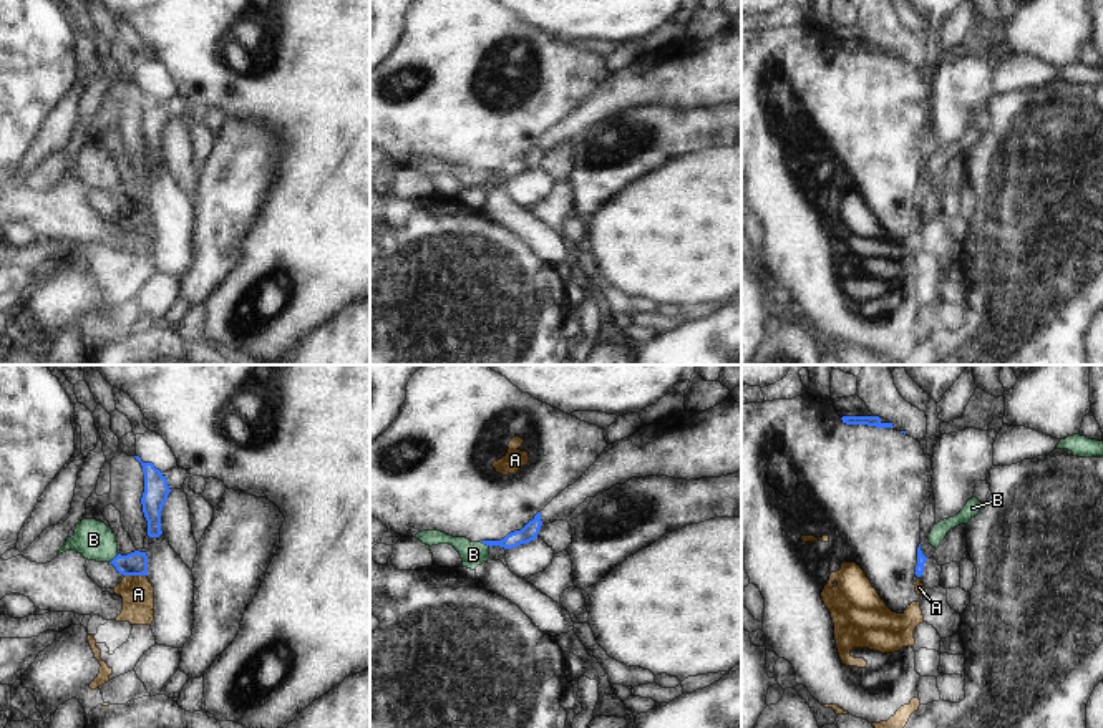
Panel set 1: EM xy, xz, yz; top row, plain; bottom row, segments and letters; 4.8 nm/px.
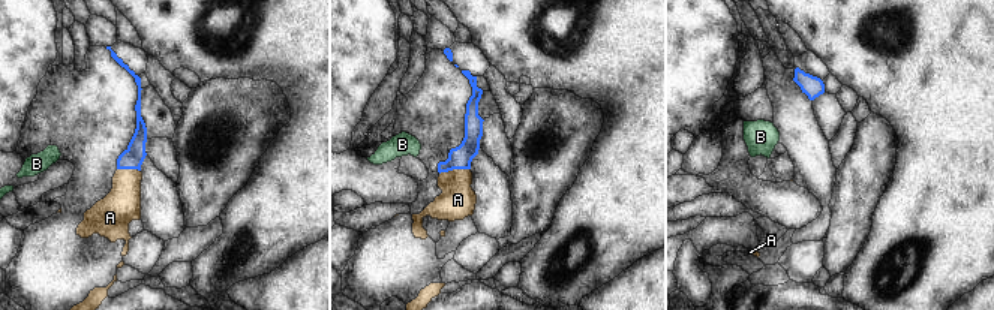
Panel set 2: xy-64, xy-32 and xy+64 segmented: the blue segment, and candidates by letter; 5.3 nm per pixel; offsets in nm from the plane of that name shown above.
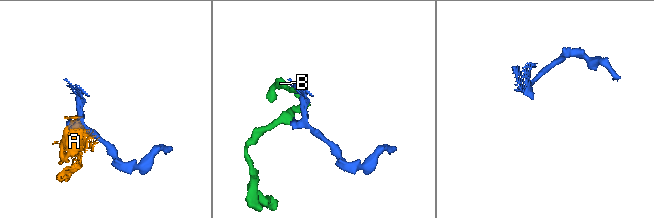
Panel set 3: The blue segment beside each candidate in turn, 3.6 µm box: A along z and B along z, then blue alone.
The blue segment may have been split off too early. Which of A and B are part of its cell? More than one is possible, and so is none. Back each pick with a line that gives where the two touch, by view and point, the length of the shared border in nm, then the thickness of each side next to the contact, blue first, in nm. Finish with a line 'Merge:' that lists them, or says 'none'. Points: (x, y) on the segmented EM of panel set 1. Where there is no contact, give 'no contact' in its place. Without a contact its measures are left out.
Merge: none

